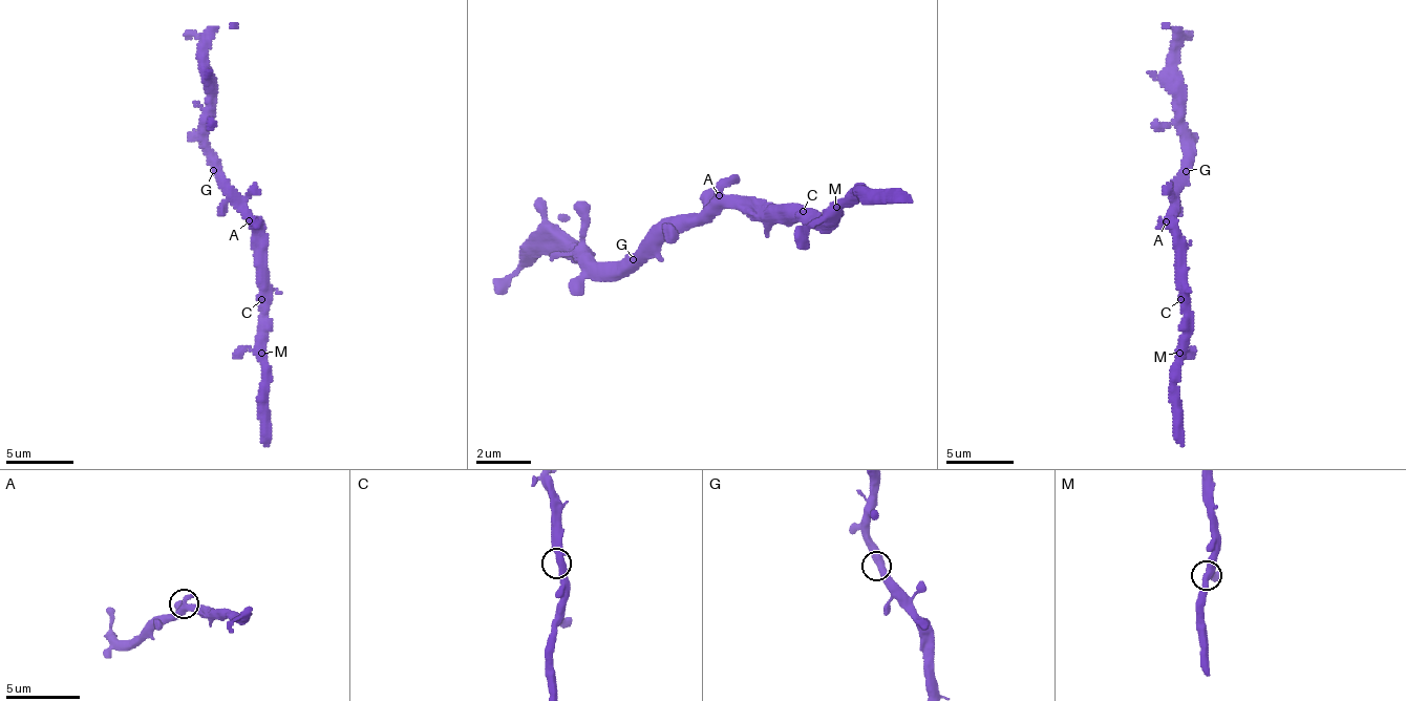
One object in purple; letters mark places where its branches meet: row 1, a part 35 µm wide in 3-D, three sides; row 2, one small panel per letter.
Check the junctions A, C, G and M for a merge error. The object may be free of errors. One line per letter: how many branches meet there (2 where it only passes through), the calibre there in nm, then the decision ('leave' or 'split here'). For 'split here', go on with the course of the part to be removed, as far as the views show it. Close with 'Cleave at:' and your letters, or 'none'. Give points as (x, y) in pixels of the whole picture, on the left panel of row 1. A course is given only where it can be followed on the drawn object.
A: 2 | 480 nm | leave
C: 3 | 400 nm | leave
G: 3 | 380 nm | leave
M: 3 | 360 nm | leave
Cleave at: none

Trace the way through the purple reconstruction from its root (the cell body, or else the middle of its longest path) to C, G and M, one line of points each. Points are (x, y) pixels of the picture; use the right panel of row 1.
C: (1174, 217), (1180, 299)
G: (1174, 217), (1173, 194), (1186, 171)
M: (1174, 217), (1174, 241), (1178, 245), (1179, 285), (1184, 289), (1185, 310), (1185, 349), (1180, 354)

